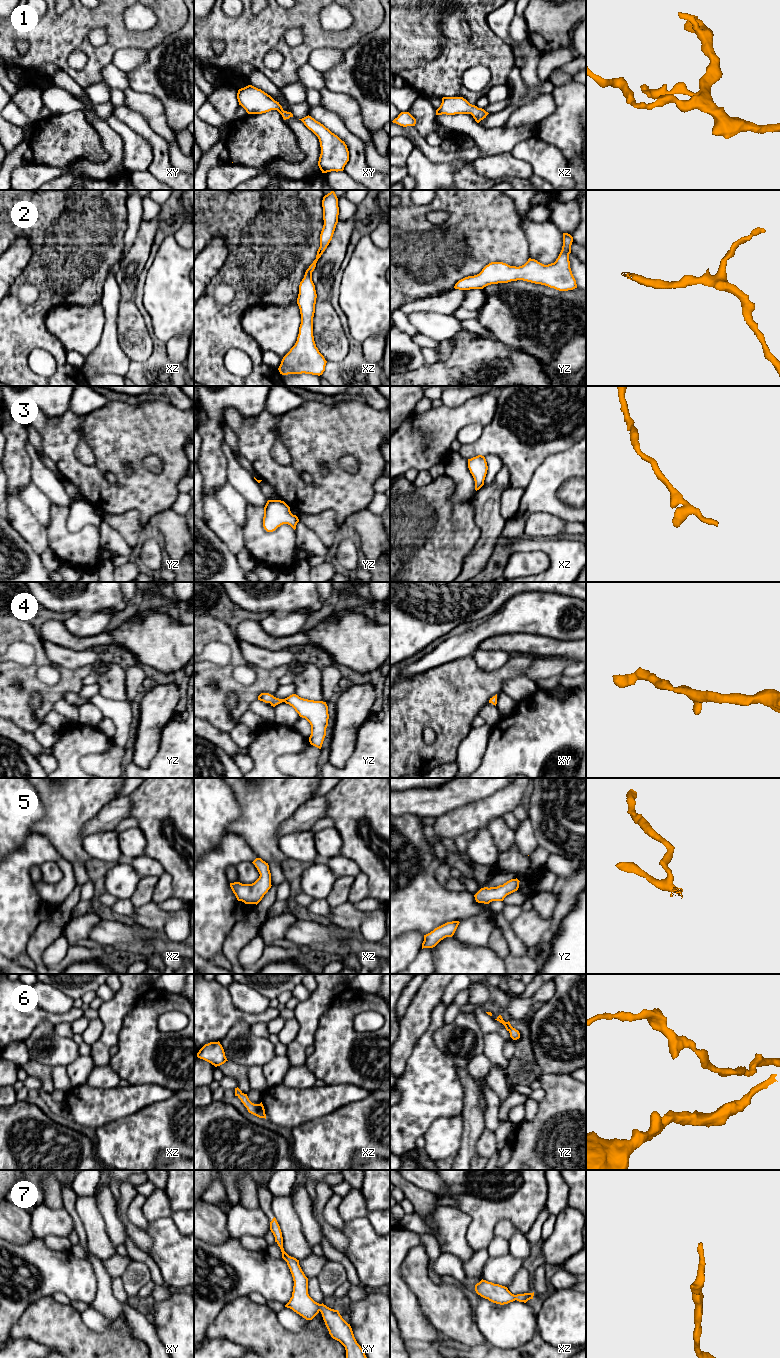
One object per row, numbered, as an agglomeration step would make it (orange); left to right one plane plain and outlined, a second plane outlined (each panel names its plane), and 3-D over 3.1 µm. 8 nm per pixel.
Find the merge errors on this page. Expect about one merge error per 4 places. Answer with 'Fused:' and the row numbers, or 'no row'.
Fused: no row

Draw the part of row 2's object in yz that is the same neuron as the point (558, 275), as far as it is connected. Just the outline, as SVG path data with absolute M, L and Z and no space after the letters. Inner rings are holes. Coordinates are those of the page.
M563 233L562 250L554 263L544 265L531 258L519 267L503 262L491 262L479 274L459 280L454 288L459 290L483 289L491 284L523 280L559 291L573 290L577 288L577 284L569 261L572 242L573 237L568 233Z

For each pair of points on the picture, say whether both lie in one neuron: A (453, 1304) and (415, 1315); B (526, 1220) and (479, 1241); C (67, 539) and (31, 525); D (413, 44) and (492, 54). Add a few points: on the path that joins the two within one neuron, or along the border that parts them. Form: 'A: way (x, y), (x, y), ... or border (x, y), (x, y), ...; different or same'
A: border (413, 1291), (422, 1313), (437, 1329); different
B: way (512, 1214), (498, 1214), (485, 1227); same
C: border (45, 529), (48, 546); different
D: way (433, 60), (466, 60), (472, 56); same

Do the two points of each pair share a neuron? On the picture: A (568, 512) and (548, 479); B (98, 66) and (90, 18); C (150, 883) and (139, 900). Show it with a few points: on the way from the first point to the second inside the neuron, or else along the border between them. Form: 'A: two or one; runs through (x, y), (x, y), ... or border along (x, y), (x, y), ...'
A: one; runs through (559, 506), (548, 495), (548, 488)
B: one; runs through (93, 54), (84, 45), (84, 30)
C: one; runs through (146, 887), (142, 896)

